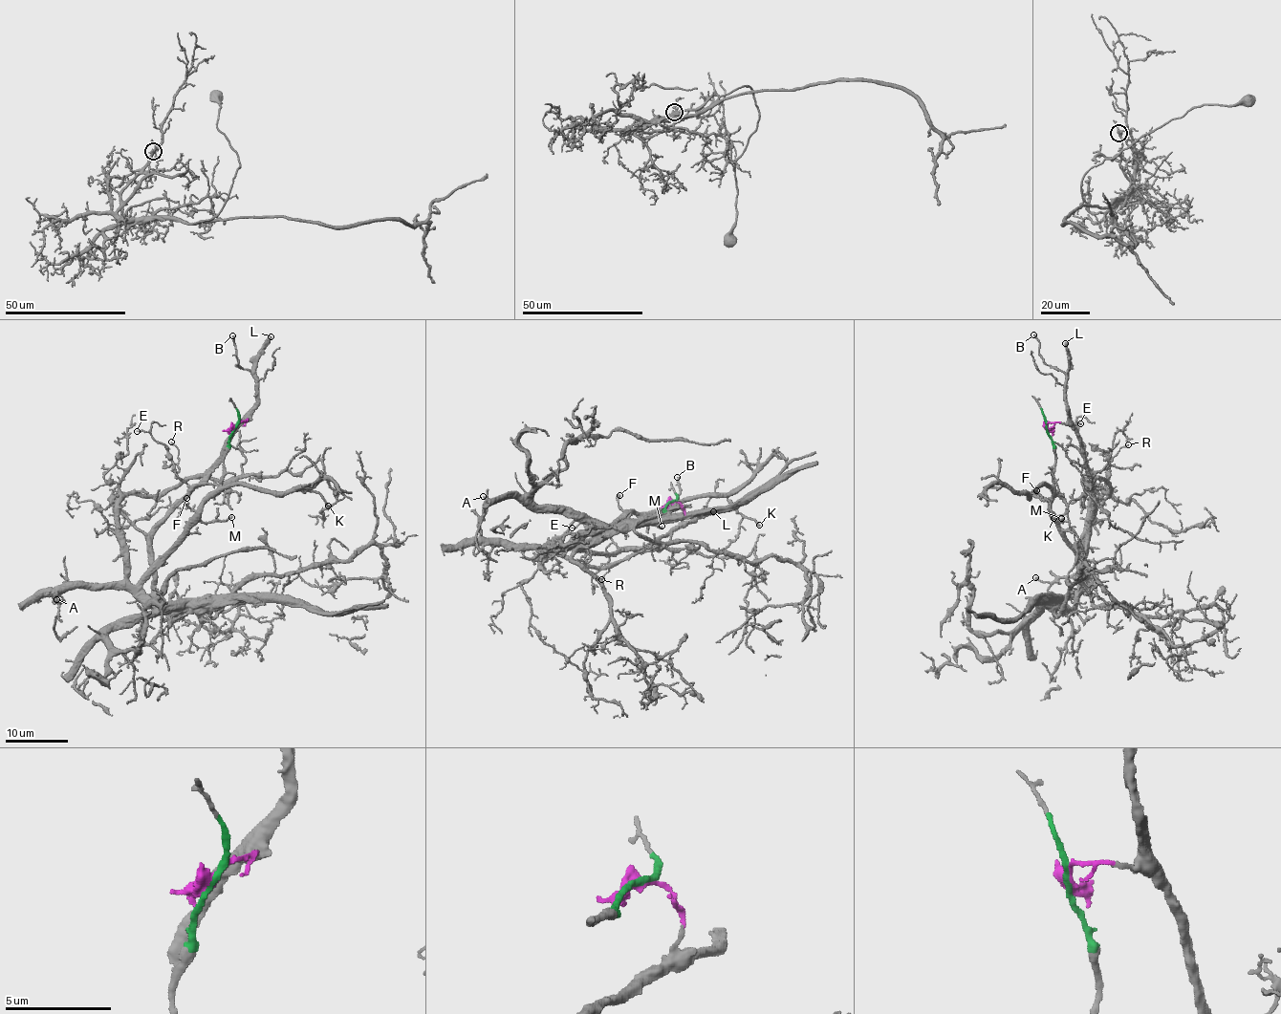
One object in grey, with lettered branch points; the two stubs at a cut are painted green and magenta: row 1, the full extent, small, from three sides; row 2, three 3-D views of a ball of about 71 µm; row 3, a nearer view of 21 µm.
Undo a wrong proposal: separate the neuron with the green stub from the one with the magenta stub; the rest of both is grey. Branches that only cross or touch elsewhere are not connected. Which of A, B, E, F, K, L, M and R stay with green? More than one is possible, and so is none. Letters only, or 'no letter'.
A, F, K, M

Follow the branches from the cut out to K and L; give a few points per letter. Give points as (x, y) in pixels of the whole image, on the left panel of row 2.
K: (234, 428), (224, 458), (224, 485), (248, 485), (269, 493), (289, 493), (297, 488), (316, 492), (328, 506)
L: (234, 428), (249, 415), (256, 401), (257, 355), (271, 336)

